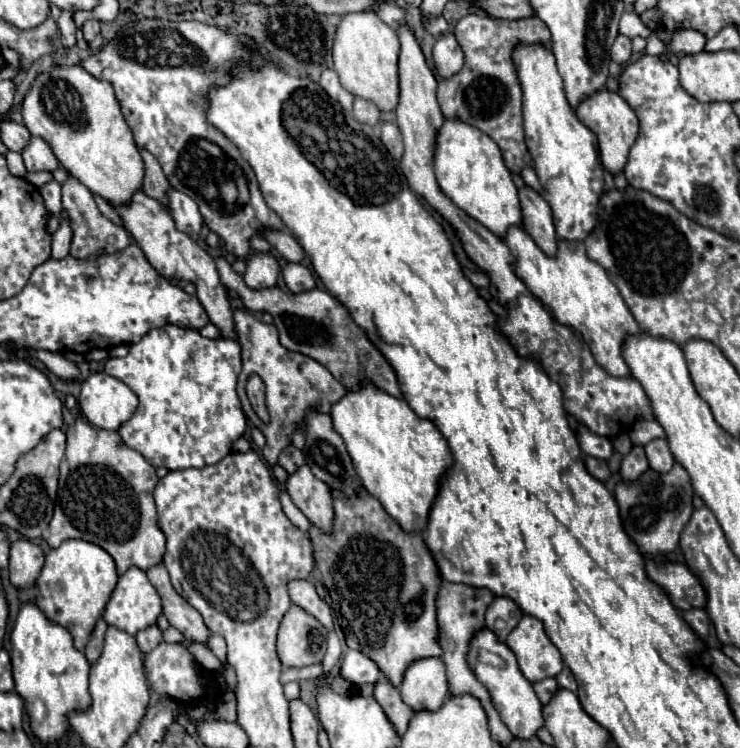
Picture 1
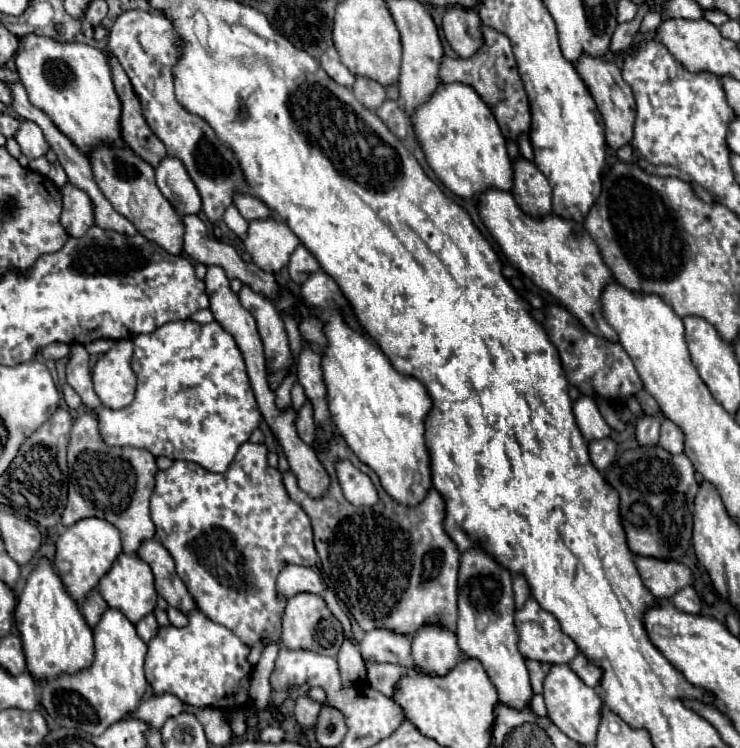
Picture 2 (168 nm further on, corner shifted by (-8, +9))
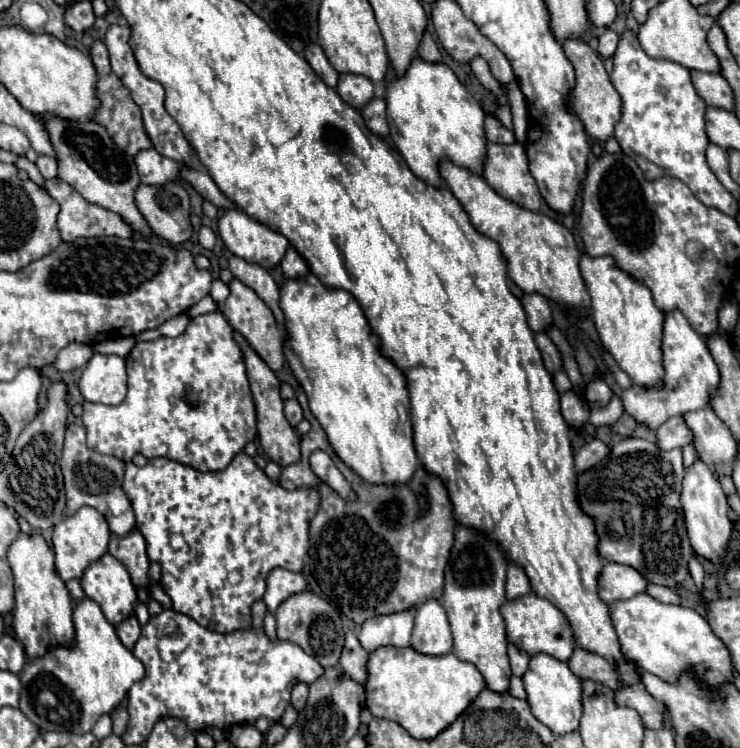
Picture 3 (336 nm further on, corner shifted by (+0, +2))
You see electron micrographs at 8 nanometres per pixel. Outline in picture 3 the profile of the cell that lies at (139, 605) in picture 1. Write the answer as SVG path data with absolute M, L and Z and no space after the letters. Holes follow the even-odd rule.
M110 553L88 567L80 583L86 597L100 605L104 617L112 625L118 625L134 615L138 603L136 587L132 585L128 569Z

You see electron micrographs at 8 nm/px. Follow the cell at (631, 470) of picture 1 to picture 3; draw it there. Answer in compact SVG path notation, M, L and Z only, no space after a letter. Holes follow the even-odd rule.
M680 311L666 313L662 351L664 351L666 387L660 391L654 391L654 389L642 389L638 385L632 385L630 389L622 391L624 411L632 415L638 421L638 425L644 425L648 429L658 429L666 419L674 415L710 407L710 399L720 385L720 373L708 351L706 339L700 337L690 327L688 319Z

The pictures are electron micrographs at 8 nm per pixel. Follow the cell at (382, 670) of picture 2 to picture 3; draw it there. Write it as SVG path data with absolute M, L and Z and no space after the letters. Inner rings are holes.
M348 631L346 633L346 643L344 643L344 649L342 649L342 657L340 657L340 667L356 683L366 685L366 679L368 679L366 663L368 663L368 653L362 649L358 637L352 631Z

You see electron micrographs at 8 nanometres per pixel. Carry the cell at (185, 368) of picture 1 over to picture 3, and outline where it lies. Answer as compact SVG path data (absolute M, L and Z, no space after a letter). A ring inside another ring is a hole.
M216 311L216 313L208 313L208 315L194 317L190 321L188 329L182 335L178 335L176 339L172 339L172 337L160 337L160 339L154 339L154 341L136 341L134 349L126 357L126 367L128 367L128 395L126 395L126 399L120 405L116 405L116 407L102 407L102 405L88 403L88 401L82 403L82 407L84 407L82 421L84 421L86 433L88 433L88 447L92 451L96 451L96 453L114 455L114 457L118 457L122 461L132 461L132 457L136 453L142 453L146 459L168 457L172 461L180 461L180 463L192 465L192 467L196 467L202 473L216 473L216 471L226 469L228 463L232 461L232 457L238 451L242 451L248 441L252 441L256 437L256 411L254 411L254 401L252 401L250 387L248 387L248 379L246 379L246 367L244 367L242 351L240 351L238 343L232 339L232 333L234 331L232 331L230 323L224 319L222 311Z

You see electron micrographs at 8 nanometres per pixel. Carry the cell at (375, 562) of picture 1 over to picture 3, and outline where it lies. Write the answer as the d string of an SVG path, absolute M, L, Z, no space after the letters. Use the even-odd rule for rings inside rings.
M298 391L298 401L312 427L302 437L300 463L284 467L278 483L288 491L306 487L318 487L320 491L320 509L310 521L308 553L312 577L322 593L326 593L356 625L362 625L370 617L416 609L430 599L440 599L444 591L444 569L454 543L452 505L444 483L422 467L406 487L370 485L362 481L330 447L324 429L308 409L304 391ZM316 449L326 451L334 459L336 467L358 493L358 501L344 501L312 473L308 457Z

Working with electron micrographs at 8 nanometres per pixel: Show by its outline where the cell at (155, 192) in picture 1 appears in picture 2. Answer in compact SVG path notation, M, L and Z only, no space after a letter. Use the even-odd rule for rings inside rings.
M110 56L108 60L110 60L110 66L112 66L114 88L116 88L116 94L120 98L120 104L122 104L122 116L120 116L122 140L142 160L150 162L152 166L158 166L160 160L166 156L166 148L164 148L162 140L146 124L142 108L140 108L140 100L138 100L138 96L136 96L136 92L130 84L130 78L122 70L120 62L114 56Z

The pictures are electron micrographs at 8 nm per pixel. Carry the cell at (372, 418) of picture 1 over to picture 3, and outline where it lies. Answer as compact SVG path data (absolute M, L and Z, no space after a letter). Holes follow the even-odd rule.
M308 273L300 279L284 281L280 287L280 307L286 315L290 341L284 343L286 359L302 383L310 411L328 435L336 455L364 481L374 485L408 485L418 469L418 457L412 443L410 395L404 373L380 351L380 341L372 333L362 309L342 289L324 287L318 277Z

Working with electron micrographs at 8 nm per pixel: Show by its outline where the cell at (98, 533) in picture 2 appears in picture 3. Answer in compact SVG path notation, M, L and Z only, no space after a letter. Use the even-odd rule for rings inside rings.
M80 507L74 515L62 519L54 527L52 543L54 543L54 555L56 555L56 569L62 581L70 579L82 579L82 573L102 557L102 553L108 551L108 541L110 541L110 529L102 513L98 513L92 507Z

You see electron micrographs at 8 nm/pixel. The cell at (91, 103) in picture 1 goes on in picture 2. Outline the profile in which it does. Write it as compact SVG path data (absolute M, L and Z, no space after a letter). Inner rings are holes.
M28 34L20 38L20 50L14 62L30 102L82 152L90 150L90 146L98 146L98 142L118 142L118 146L126 146L118 130L122 106L112 84L106 52L80 42L58 42L48 36Z

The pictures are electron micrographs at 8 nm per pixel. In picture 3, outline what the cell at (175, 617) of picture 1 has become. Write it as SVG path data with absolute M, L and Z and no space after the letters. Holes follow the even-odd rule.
M134 529L130 535L126 537L110 537L110 547L108 553L118 557L118 561L122 561L126 565L126 569L130 569L130 577L134 581L136 587L148 589L150 597L154 601L158 601L164 609L172 607L170 597L164 593L164 589L160 587L160 583L154 583L148 575L150 569L150 559L146 555L146 541L144 537Z

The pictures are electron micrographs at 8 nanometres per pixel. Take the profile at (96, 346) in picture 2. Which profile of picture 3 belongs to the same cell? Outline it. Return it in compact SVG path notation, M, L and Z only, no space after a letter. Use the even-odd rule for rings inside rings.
M122 337L122 339L114 339L114 341L102 341L96 343L92 347L94 353L102 353L102 355L120 355L126 357L130 353L130 349L134 347L136 339L134 337Z

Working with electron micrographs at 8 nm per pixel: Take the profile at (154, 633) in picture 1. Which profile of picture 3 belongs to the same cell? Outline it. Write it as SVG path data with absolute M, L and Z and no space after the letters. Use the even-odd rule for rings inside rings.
M128 617L126 621L122 621L122 625L116 625L116 633L118 633L120 641L128 649L132 649L136 645L136 641L140 637L140 631L142 631L142 627L140 627L140 623L138 623L136 617Z

